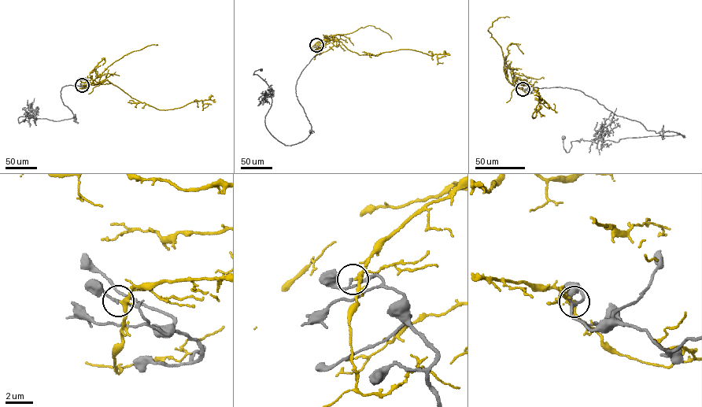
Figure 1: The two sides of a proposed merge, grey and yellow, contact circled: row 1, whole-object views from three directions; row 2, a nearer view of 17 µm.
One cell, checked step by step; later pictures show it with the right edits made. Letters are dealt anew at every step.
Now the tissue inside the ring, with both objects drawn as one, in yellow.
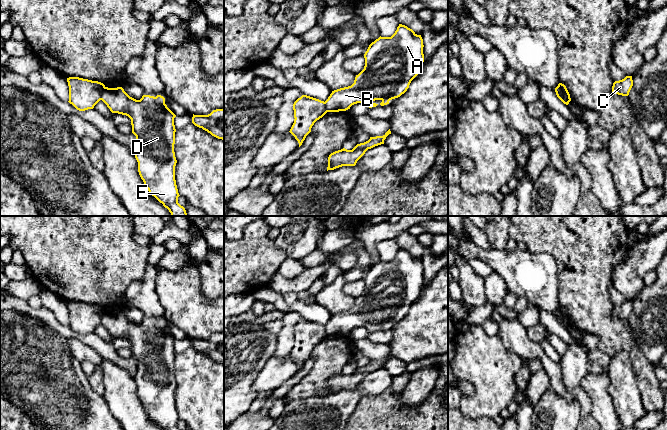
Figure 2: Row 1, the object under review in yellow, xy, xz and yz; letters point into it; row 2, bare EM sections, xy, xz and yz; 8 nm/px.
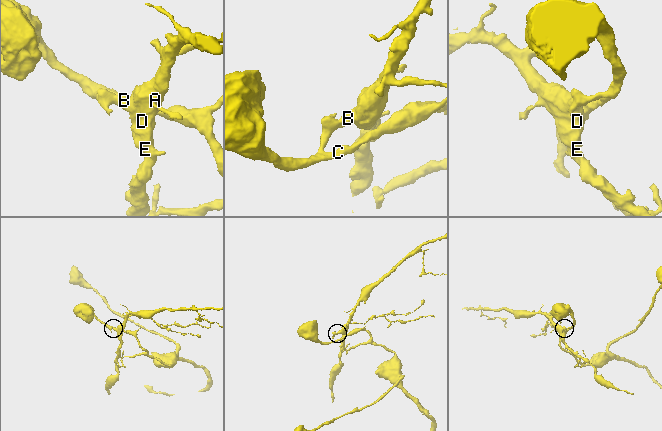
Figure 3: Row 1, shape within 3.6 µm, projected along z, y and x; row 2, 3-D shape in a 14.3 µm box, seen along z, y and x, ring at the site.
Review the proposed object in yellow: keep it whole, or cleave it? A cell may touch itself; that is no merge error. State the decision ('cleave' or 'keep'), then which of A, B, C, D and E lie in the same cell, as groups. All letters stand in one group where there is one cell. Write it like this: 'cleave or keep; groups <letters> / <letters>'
cleave; groups A B D E / C

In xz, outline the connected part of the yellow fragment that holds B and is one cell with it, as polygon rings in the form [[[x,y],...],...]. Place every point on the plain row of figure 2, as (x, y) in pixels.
[[[399,248],[391,261],[379,261],[372,266],[364,278],[364,293],[355,301],[351,310],[332,315],[325,325],[327,336],[346,335],[357,327],[365,327],[369,332],[376,331],[375,324],[381,324],[381,330],[404,318],[411,305],[419,298],[424,286],[423,263],[412,253]]]

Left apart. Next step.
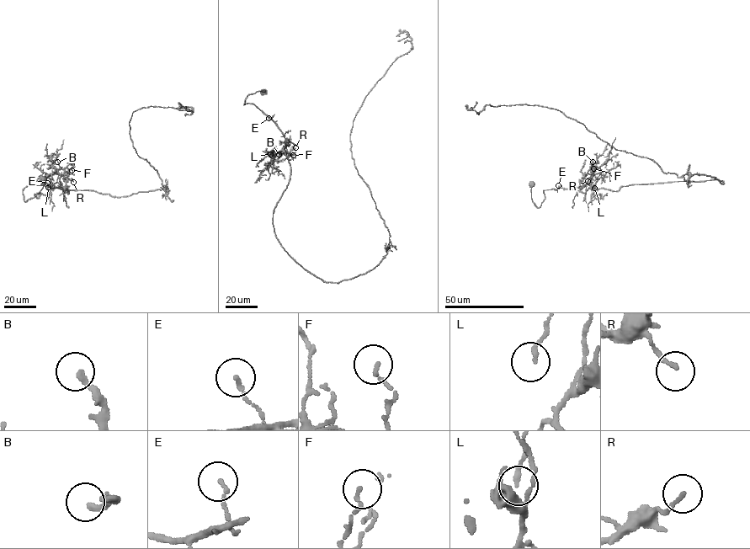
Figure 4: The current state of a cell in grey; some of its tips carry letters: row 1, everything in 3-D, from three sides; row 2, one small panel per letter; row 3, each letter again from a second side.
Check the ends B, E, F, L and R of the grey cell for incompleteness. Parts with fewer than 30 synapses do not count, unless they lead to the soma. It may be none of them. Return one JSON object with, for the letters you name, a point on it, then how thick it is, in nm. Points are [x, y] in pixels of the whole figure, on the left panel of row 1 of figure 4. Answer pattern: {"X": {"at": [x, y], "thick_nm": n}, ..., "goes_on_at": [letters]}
{"B": {"at": [57, 162], "thick_nm": 240}, "goes_on_at": ["B"]}

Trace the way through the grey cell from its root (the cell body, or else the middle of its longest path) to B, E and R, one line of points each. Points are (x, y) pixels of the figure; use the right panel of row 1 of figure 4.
B: (533, 184), (531, 199), (537, 208), (545, 199), (544, 190), (585, 193), (593, 162)
E: (533, 184), (531, 199), (537, 208), (545, 199), (544, 190), (557, 189), (558, 185)
R: (533, 184), (531, 199), (539, 208), (545, 199), (544, 190), (563, 188), (585, 193), (593, 173), (587, 181)

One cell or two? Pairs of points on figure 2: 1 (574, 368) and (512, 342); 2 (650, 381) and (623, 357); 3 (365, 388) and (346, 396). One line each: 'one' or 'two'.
1: two
2: two
3: two

